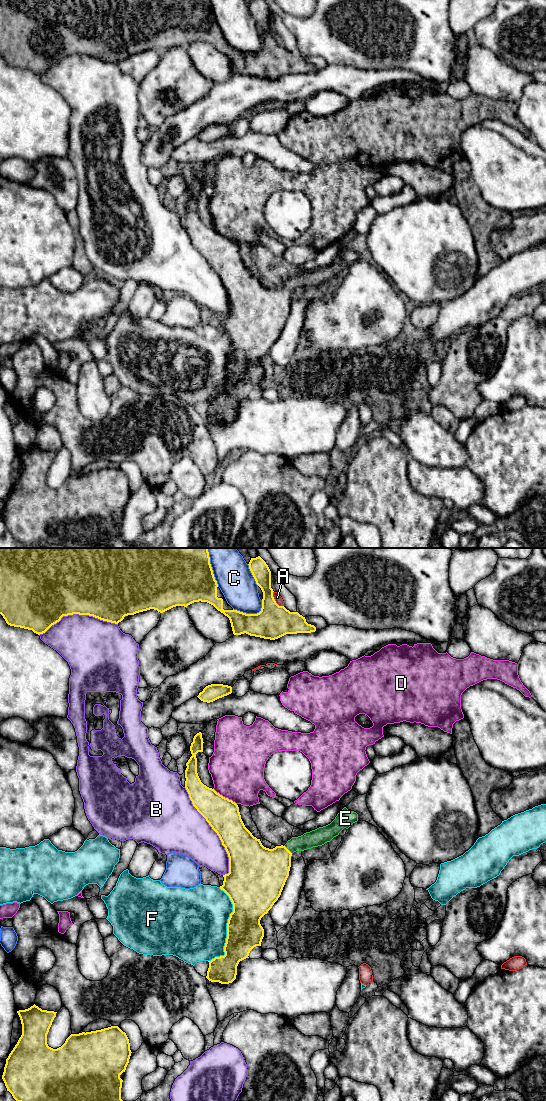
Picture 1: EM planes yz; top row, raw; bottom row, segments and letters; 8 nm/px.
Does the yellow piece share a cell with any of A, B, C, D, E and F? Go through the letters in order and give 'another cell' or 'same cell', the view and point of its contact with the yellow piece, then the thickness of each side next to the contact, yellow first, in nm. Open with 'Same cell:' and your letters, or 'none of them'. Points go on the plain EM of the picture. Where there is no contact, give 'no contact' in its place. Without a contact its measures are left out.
Same cell: E
A: another cell; contact yz (274, 40); calibres 280 and 60 nm
B: another cell; contact yz (214, 270); calibres 260 and 380 nm
C: another cell; contact yz (251, 54); calibres 280 and 280 nm
D: another cell; contact yz (224, 237); calibres 260 and 440 nm
E: same cell; contact yz (287, 289); calibres 360 and 140 nm
F: another cell; contact yz (227, 369); calibres 280 and 500 nm

